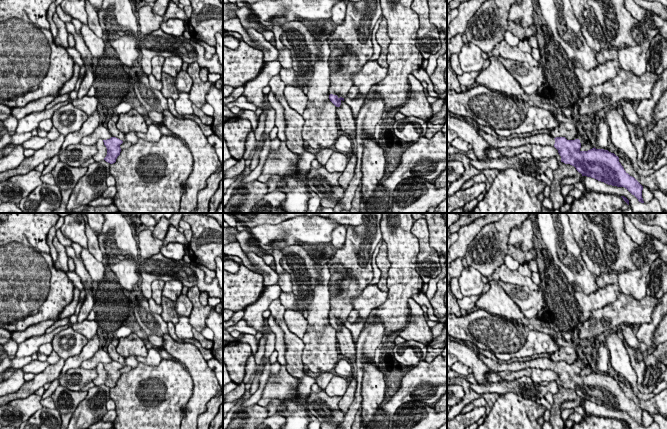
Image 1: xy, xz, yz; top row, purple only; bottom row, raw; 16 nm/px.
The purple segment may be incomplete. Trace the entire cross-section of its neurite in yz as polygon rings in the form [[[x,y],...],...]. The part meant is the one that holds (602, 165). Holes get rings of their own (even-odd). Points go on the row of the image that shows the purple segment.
[[[478,128],[476,130],[490,146],[496,149],[506,146],[519,147],[527,144],[554,146],[559,153],[556,156],[557,161],[574,166],[582,176],[594,178],[608,185],[624,187],[639,202],[644,203],[642,198],[643,186],[624,170],[619,162],[619,157],[608,150],[596,149],[594,147],[588,151],[581,151],[579,139],[567,140],[565,137],[554,138],[549,134],[540,133],[526,138],[515,137],[499,140],[498,137]]]

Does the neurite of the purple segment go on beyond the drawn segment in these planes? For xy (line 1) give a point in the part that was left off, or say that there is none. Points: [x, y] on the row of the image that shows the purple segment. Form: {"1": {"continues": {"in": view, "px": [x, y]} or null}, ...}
{"1": {"continues": null}}

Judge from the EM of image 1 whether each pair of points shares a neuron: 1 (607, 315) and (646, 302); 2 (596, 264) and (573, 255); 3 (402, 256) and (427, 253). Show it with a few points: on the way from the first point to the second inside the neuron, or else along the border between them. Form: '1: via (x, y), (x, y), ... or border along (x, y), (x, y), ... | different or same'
1: via (618, 315), (640, 315), (642, 313) | same
2: border along (573, 237), (580, 249), (583, 261), (595, 277) | different
3: border along (411, 232), (418, 241), (416, 272), (421, 277) | different

